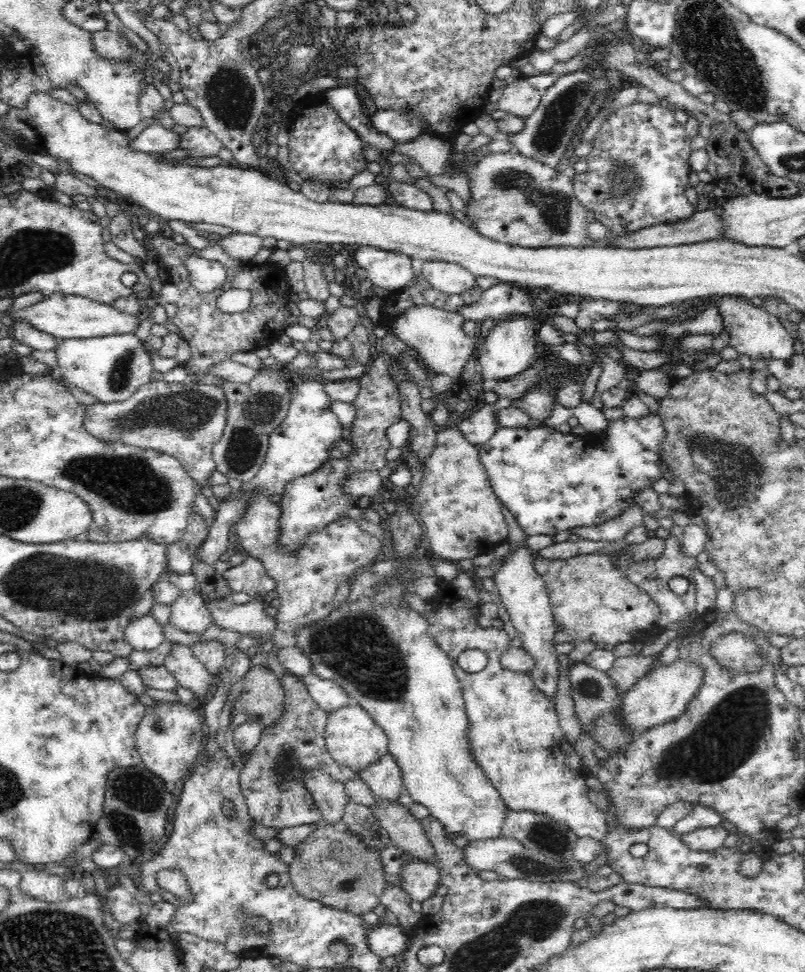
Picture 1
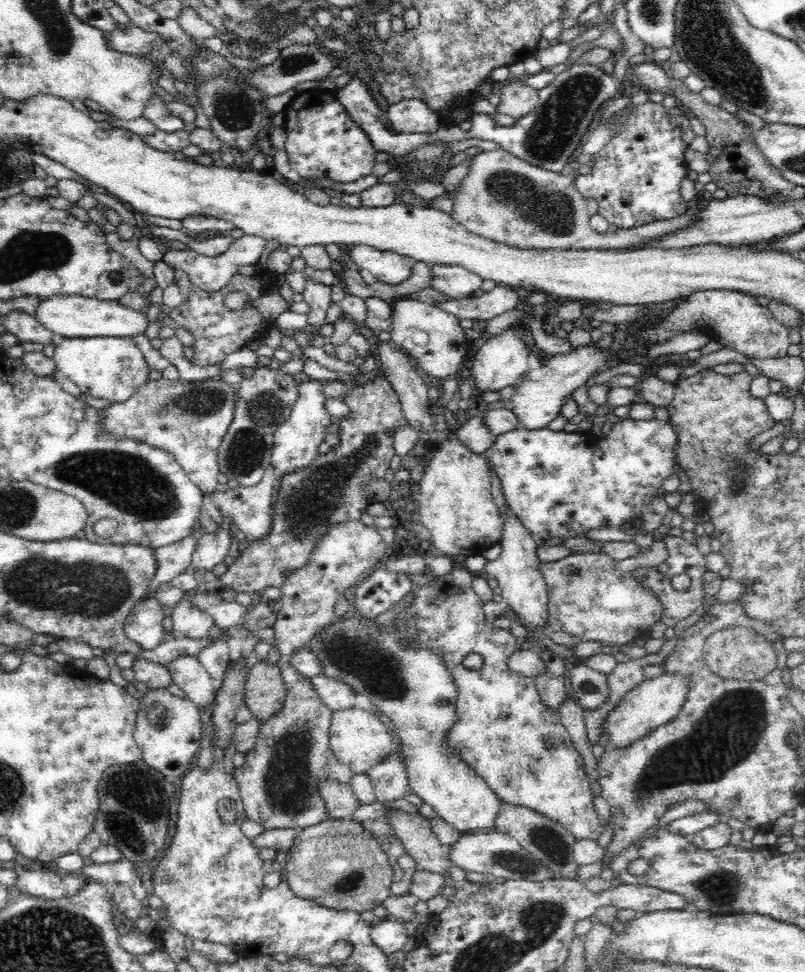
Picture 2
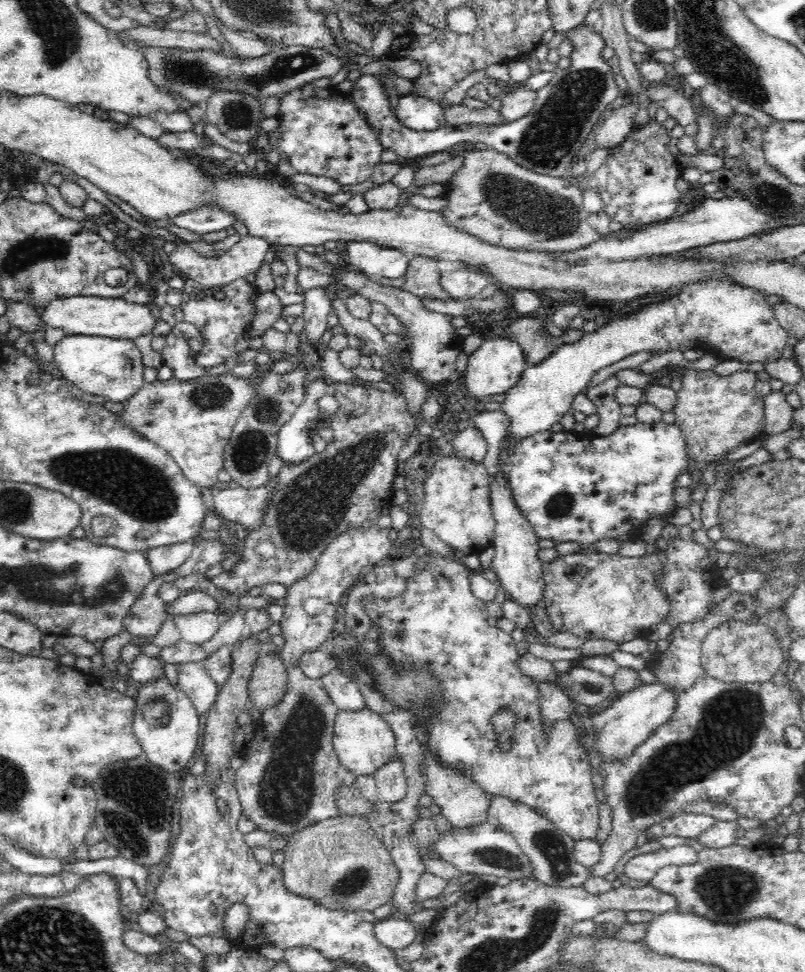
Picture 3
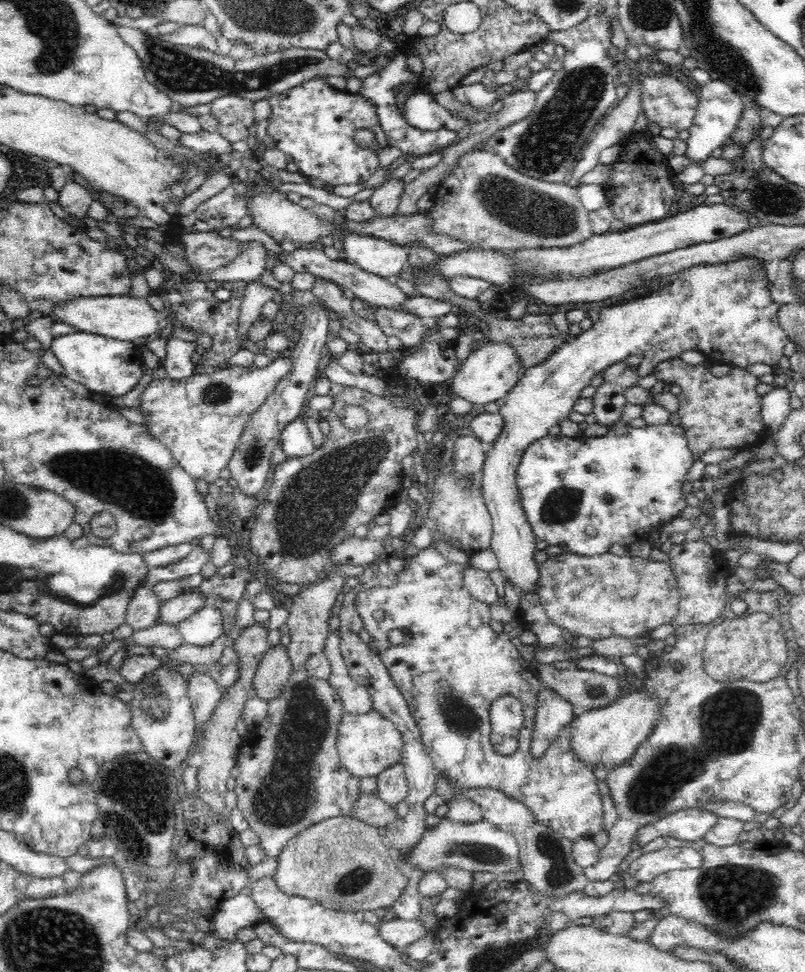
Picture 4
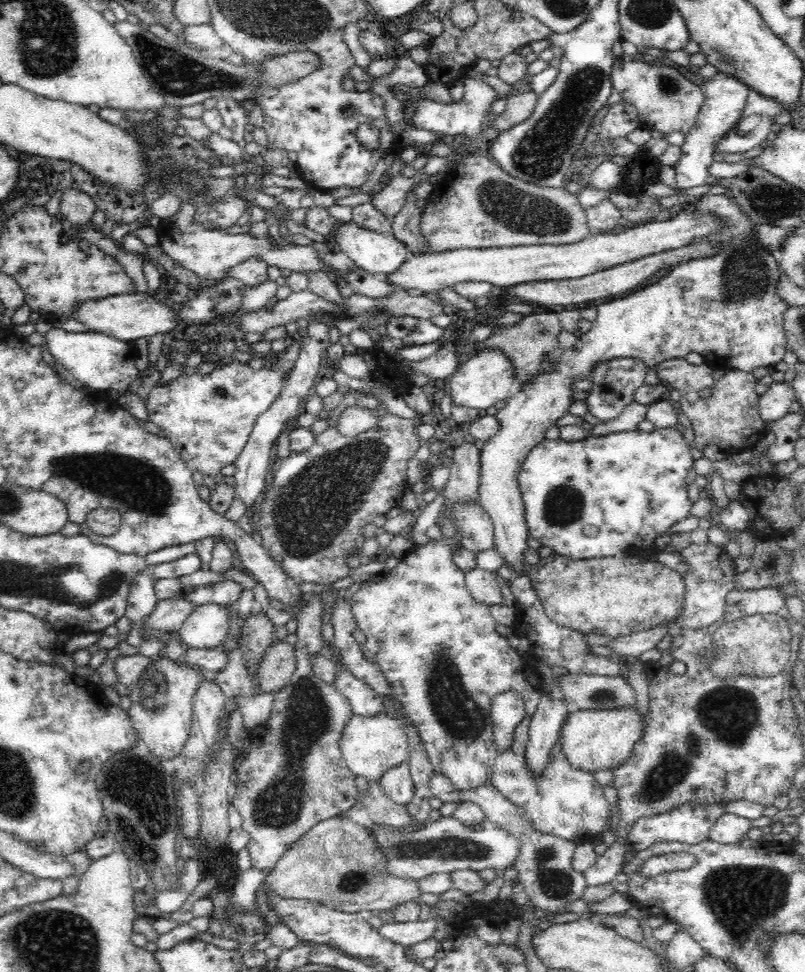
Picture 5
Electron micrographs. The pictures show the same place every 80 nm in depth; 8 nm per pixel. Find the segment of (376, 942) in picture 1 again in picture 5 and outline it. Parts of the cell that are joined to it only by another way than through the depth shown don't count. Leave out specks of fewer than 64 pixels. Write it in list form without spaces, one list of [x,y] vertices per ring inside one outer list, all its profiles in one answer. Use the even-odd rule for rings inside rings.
[[[430,918],[424,921],[382,923],[377,931],[384,938],[409,948],[412,944],[432,938],[436,932],[436,921]]]

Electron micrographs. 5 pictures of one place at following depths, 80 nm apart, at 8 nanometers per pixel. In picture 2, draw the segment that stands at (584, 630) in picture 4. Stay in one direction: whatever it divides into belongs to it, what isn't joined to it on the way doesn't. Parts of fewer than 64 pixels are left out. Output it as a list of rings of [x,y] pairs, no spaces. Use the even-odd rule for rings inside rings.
[[[656,541],[641,552],[616,561],[608,554],[570,554],[557,562],[544,562],[540,571],[549,593],[548,623],[553,631],[564,631],[582,641],[619,646],[648,634],[662,617],[662,602],[635,578],[639,567],[662,567],[668,559],[665,542]]]

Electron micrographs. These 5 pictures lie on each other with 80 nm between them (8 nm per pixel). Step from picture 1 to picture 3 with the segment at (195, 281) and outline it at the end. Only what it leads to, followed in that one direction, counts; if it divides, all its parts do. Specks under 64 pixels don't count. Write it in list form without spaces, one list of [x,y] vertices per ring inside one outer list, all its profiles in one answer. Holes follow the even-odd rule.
[[[246,235],[240,239],[238,244],[234,244],[230,250],[227,250],[222,256],[205,257],[192,249],[186,241],[175,240],[167,246],[167,251],[163,254],[162,260],[167,260],[169,264],[176,267],[182,273],[186,273],[192,280],[206,287],[220,289],[224,285],[238,280],[238,278],[248,276],[258,272],[264,255],[268,252],[272,244],[263,238]]]

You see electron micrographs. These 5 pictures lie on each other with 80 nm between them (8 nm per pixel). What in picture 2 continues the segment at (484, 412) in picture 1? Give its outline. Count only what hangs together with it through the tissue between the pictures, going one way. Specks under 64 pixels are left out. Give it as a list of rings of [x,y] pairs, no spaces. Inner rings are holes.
[[[483,415],[465,418],[457,428],[455,437],[467,446],[468,450],[480,455],[484,455],[485,450],[493,444],[491,431],[483,421]]]

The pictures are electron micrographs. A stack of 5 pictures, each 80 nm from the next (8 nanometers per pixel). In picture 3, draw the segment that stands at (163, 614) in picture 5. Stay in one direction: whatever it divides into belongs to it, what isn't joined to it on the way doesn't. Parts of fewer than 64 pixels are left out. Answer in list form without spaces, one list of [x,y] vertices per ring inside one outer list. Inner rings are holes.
[[[192,590],[190,592],[183,592],[180,598],[169,607],[166,607],[166,613],[170,616],[176,616],[176,614],[188,614],[196,612],[216,612],[218,618],[222,619],[222,622],[231,619],[235,616],[236,612],[231,612],[227,608],[220,607],[220,604],[214,601],[212,596],[206,595],[204,592],[198,590]]]

